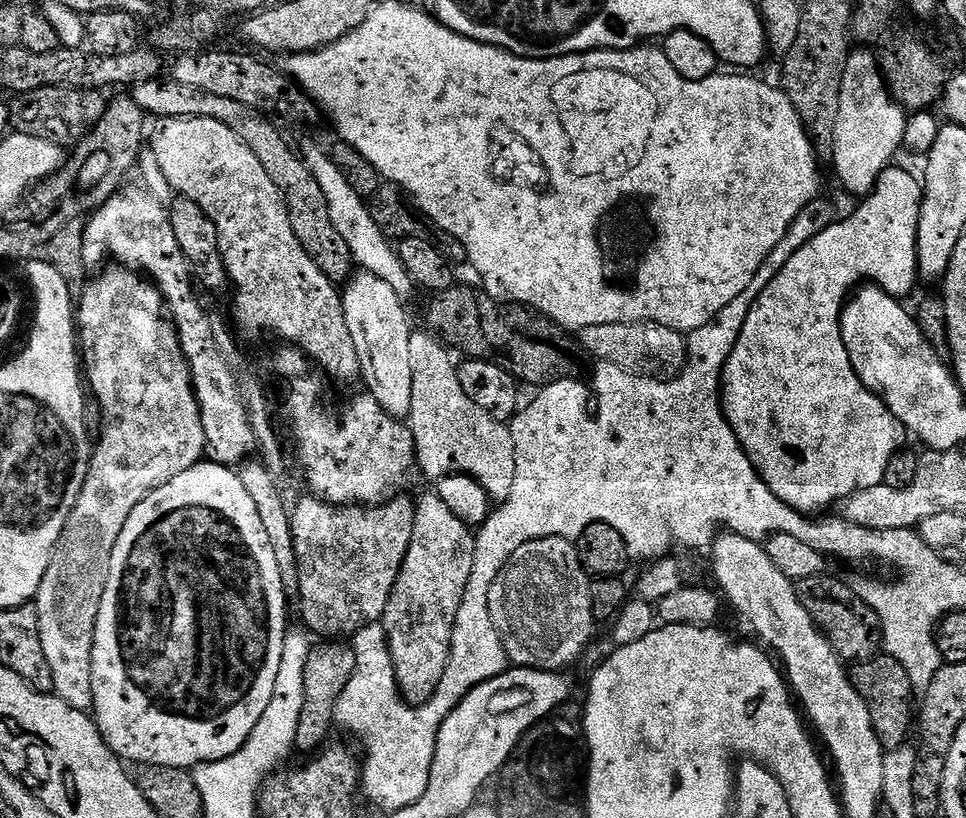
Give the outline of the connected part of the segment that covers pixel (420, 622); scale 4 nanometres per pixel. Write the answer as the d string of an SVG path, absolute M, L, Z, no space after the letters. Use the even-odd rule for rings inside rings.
M429 494L417 499L415 506L410 550L406 550L382 623L400 694L408 704L419 706L431 700L448 669L458 610L476 561L476 538L440 496Z

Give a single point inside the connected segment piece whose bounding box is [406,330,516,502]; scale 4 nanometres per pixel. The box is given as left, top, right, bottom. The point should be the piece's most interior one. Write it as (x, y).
(454, 437)

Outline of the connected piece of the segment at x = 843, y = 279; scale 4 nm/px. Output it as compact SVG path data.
M890 166L878 178L876 188L868 196L859 201L860 204L848 217L837 219L836 223L831 224L822 234L810 238L802 250L798 250L778 270L778 274L762 290L762 294L757 298L756 305L750 310L746 318L746 326L742 326L742 334L730 354L730 358L724 367L724 378L722 381L722 403L724 406L724 417L730 422L738 442L746 450L750 462L756 467L756 472L774 490L782 502L786 502L791 508L805 514L820 514L823 508L828 508L832 503L843 502L855 492L862 492L867 488L873 488L884 483L884 475L890 460L894 458L896 452L901 451L900 444L906 437L906 429L898 418L894 418L891 410L884 405L884 401L879 396L874 395L864 383L858 378L854 366L850 362L850 354L846 350L846 342L842 338L840 329L840 315L844 313L846 301L849 299L853 290L859 289L865 282L871 282L881 286L890 286L890 291L897 298L905 298L916 288L918 281L918 269L920 266L918 250L918 222L920 221L920 207L924 201L924 189L921 181L912 172L907 172L904 168Z

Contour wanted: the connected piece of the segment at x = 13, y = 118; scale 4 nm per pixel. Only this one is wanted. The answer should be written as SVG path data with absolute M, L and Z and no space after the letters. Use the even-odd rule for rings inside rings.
M46 86L42 90L21 92L16 101L8 104L8 119L15 131L30 138L42 138L51 144L75 146L91 133L96 123L104 116L106 100L101 93L86 88L63 88Z

